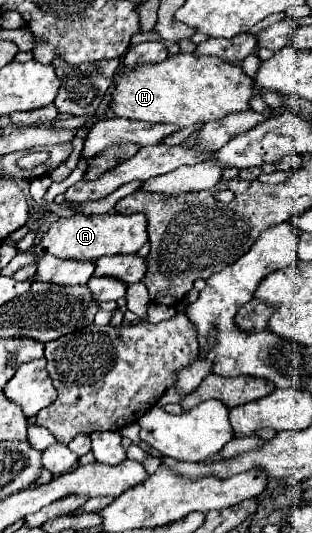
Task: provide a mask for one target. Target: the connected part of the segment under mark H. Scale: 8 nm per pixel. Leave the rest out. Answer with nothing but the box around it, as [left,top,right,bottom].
[112,53,254,129]

